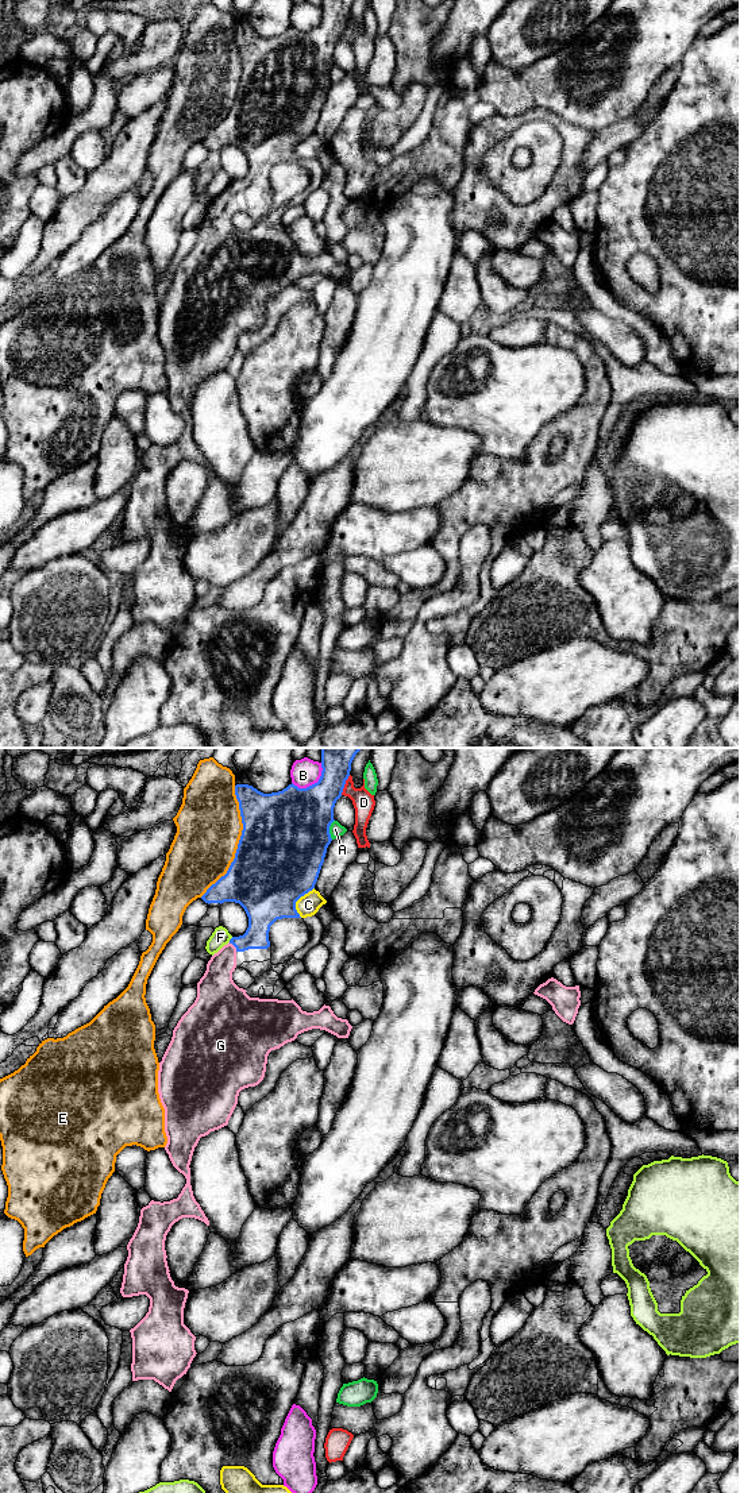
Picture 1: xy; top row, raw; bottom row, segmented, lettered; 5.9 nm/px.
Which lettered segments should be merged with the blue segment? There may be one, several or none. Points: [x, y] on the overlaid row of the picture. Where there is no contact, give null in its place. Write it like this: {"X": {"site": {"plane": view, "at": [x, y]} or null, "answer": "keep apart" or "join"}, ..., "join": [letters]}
{"A": {"site": {"plane": "xy", "at": [328, 829]}, "answer": "keep apart"}, "B": {"site": {"plane": "xy", "at": [315, 783]}, "answer": "keep apart"}, "C": {"site": {"plane": "xy", "at": [297, 899]}, "answer": "keep apart"}, "D": {"site": {"plane": "xy", "at": [345, 783]}, "answer": "keep apart"}, "E": {"site": {"plane": "xy", "at": [239, 843]}, "answer": "keep apart"}, "F": {"site": {"plane": "xy", "at": [230, 940]}, "answer": "keep apart"}, "G": {"site": {"plane": "xy", "at": [234, 945]}, "answer": "join"}, "join": ["G"]}

